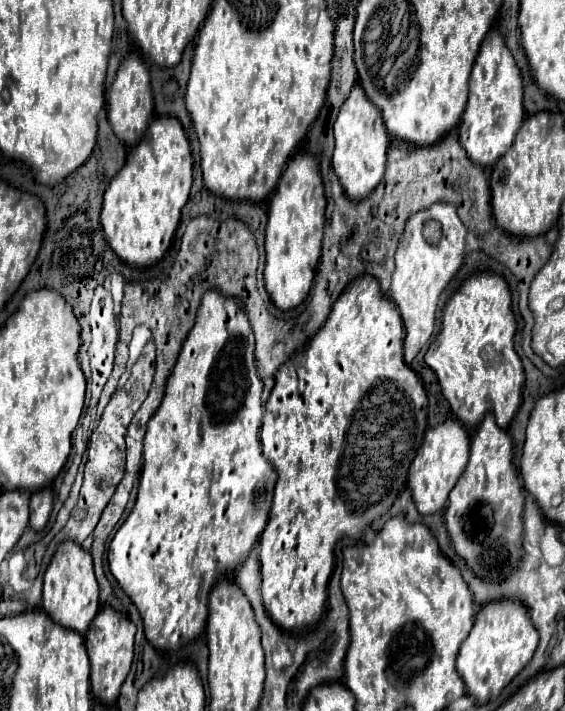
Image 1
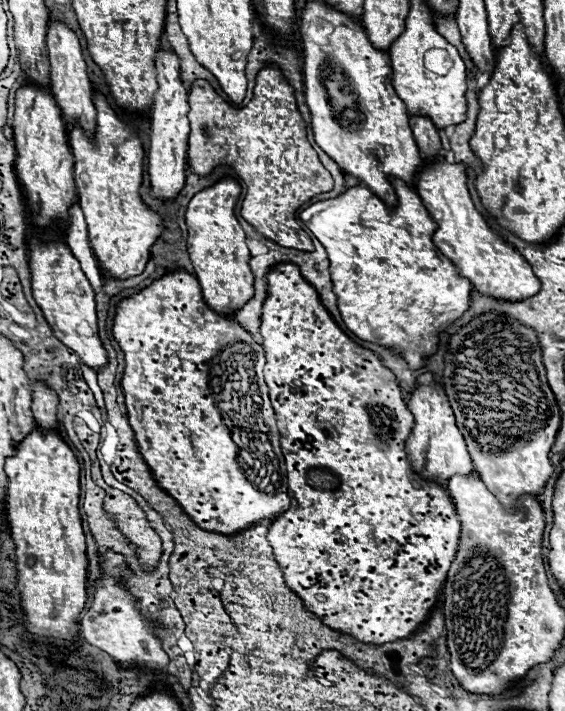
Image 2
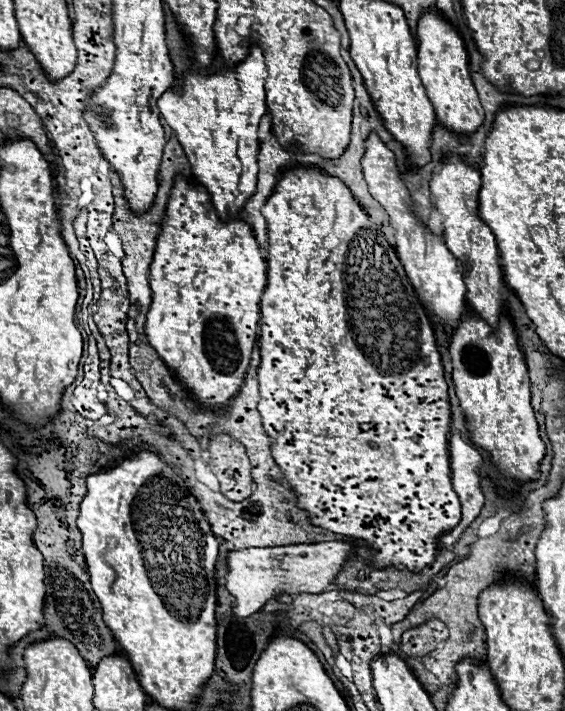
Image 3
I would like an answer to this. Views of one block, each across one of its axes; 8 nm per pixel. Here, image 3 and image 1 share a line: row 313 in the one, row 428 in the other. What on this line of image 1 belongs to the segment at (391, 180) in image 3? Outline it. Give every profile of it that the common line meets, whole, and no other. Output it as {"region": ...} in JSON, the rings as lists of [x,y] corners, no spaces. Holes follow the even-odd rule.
{"region":[[[448,418],[446,422],[426,430],[422,446],[408,470],[408,484],[412,488],[412,498],[420,514],[434,514],[444,508],[450,490],[454,488],[462,470],[466,468],[468,452],[470,452],[468,432],[456,418]]]}

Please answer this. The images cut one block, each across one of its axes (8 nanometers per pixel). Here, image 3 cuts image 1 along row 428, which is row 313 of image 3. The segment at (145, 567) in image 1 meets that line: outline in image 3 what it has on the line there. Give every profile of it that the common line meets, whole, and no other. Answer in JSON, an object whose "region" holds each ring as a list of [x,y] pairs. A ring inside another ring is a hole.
{"region":[[[176,178],[172,188],[162,232],[156,242],[156,254],[150,264],[152,304],[146,318],[146,336],[158,356],[174,370],[182,386],[204,408],[224,410],[226,402],[238,394],[256,344],[260,322],[260,294],[266,286],[266,262],[260,256],[258,242],[246,222],[222,222],[216,216],[210,196],[202,184]]]}

